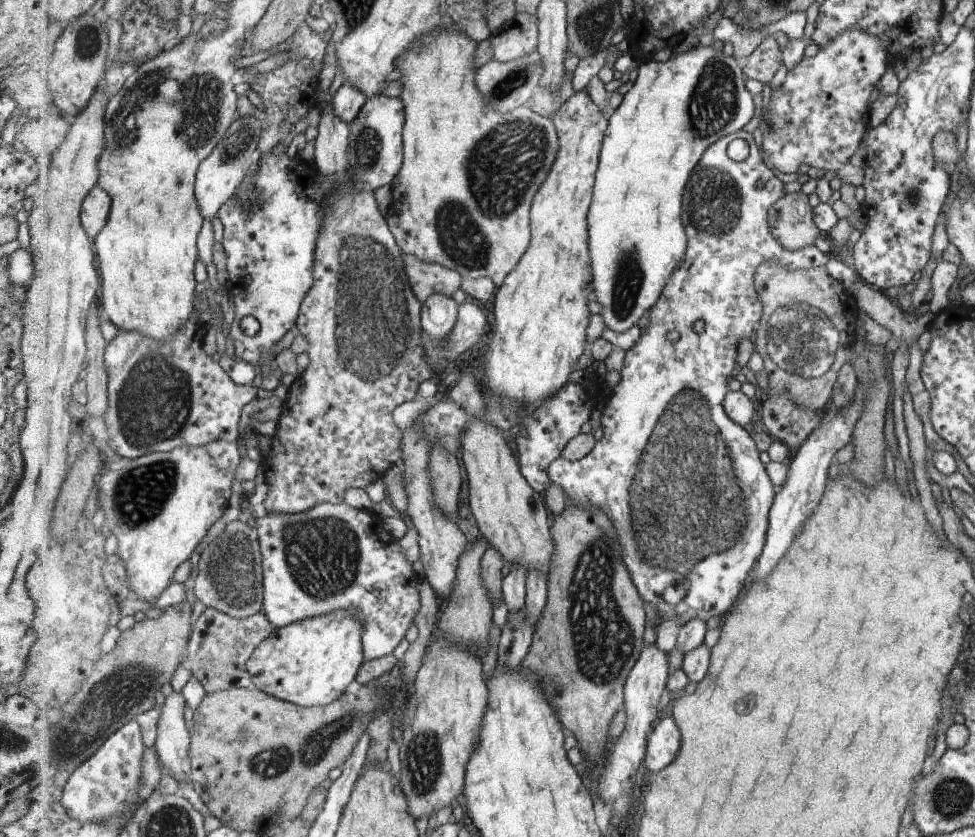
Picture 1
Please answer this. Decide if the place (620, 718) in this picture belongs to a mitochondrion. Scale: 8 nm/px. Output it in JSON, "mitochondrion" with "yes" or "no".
{"mitochondrion":"no"}

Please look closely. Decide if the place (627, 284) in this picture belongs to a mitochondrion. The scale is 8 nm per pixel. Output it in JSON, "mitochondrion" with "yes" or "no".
{"mitochondrion":"yes"}

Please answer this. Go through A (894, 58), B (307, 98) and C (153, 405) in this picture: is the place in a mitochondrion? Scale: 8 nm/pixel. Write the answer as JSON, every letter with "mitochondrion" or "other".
{"A":"other","B":"other","C":"mitochondrion"}

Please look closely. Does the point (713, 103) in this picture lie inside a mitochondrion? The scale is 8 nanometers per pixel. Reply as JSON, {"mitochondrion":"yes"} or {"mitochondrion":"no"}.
{"mitochondrion":"yes"}

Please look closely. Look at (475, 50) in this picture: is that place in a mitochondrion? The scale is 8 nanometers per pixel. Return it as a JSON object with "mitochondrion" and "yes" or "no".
{"mitochondrion":"no"}

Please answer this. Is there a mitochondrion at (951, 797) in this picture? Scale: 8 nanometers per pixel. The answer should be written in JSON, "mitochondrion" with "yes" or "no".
{"mitochondrion":"yes"}

